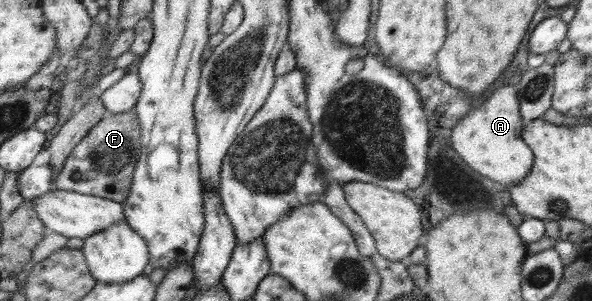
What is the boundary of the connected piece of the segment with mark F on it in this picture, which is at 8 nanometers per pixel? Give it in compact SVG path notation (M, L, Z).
M130 110L102 119L86 134L65 160L52 189L70 190L93 196L110 198L122 203L132 191L133 175L141 154L141 127L137 114Z

